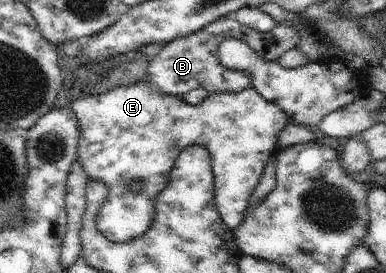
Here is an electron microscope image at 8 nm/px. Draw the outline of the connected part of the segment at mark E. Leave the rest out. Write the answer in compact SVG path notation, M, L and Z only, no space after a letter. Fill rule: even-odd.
M147 82L117 86L106 92L95 93L82 100L75 100L70 108L80 125L78 157L90 180L104 181L110 194L98 211L98 230L114 242L126 242L145 233L153 221L154 199L169 183L170 175L179 154L187 147L197 144L207 148L212 159L215 201L221 219L234 230L243 223L251 194L261 181L265 166L276 147L276 141L289 117L273 102L268 102L253 86L241 93L213 94L199 105L191 105L184 98L167 95ZM140 180L140 190L130 190L130 184Z

